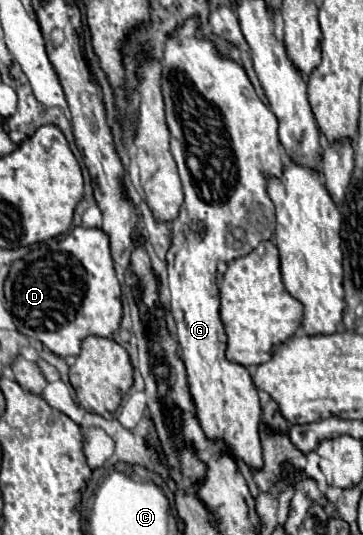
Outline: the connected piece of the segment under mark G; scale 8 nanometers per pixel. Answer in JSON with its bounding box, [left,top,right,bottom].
[162,18,282,470]

